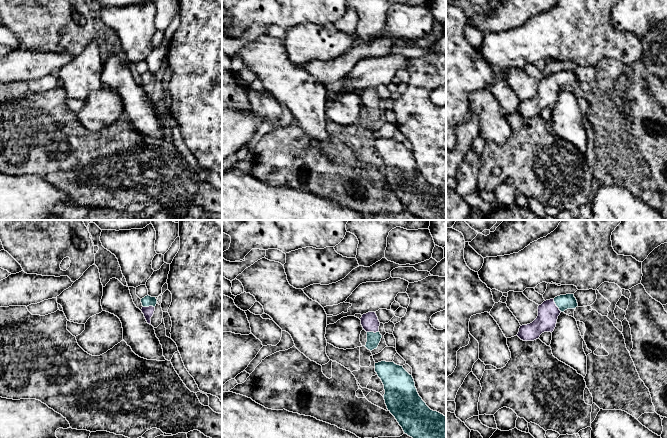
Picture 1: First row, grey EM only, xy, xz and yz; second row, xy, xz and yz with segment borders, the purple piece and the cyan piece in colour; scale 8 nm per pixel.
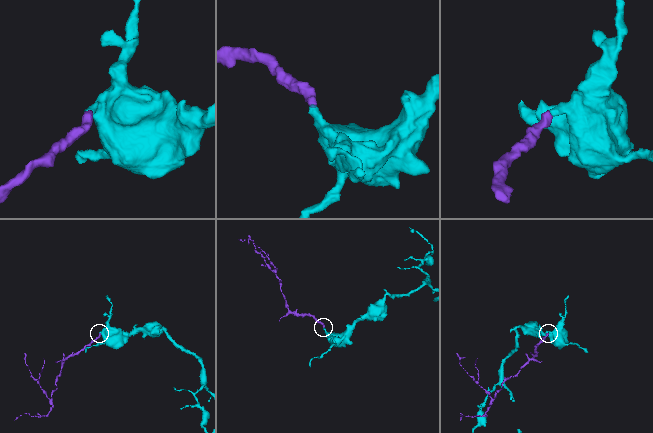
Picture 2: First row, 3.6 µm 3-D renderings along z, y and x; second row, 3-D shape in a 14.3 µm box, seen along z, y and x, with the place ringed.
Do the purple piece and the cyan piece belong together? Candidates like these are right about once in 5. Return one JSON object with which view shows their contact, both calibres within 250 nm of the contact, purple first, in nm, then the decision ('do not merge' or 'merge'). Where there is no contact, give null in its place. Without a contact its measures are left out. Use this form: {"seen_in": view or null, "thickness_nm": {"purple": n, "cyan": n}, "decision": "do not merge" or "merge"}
{"seen_in": "yz", "thickness_nm": {"purple": 170, "cyan": 120}, "decision": "merge"}

